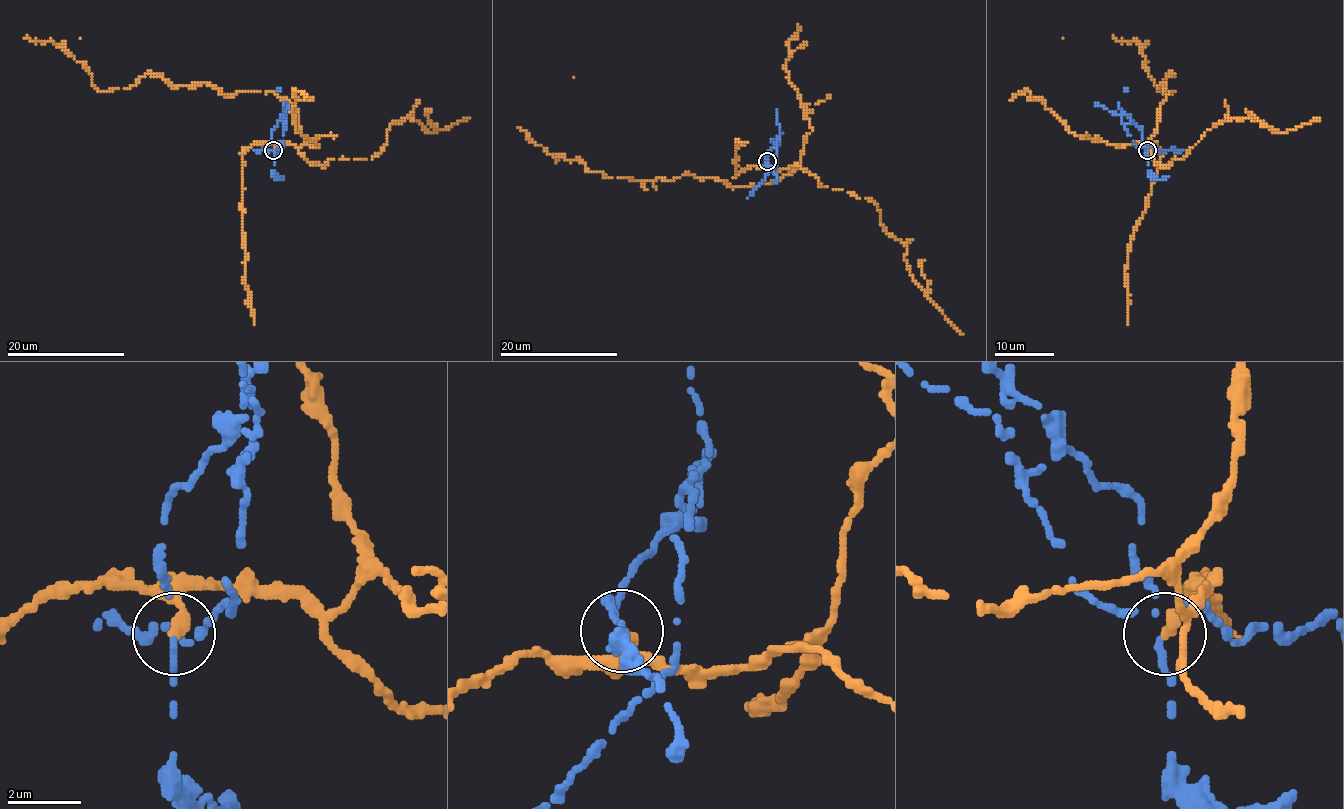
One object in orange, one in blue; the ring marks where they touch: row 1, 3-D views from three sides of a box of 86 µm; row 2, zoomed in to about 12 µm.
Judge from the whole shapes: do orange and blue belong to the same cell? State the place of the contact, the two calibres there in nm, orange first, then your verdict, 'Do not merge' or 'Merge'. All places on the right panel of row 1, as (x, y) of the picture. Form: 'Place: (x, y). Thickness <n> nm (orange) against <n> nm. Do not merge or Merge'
Place: (1147, 150). Thickness 360 nm (orange) against 180 nm. Do not merge

